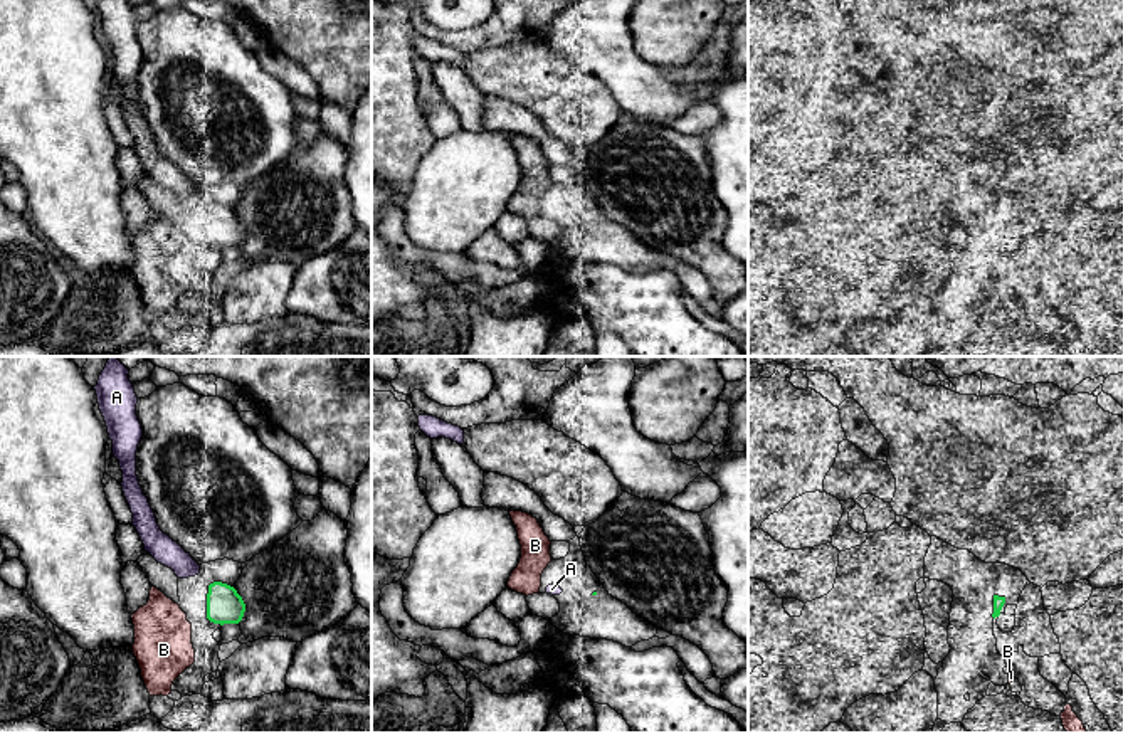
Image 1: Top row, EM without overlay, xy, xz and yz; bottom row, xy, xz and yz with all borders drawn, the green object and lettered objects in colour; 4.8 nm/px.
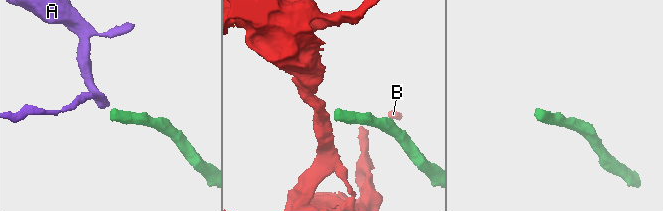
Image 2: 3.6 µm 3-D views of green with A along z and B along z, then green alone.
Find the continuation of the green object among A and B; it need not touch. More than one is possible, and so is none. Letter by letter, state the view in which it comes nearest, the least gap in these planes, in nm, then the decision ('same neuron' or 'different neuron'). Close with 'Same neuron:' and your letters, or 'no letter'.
A: nearest in xy; 80 nm apart; same neuron
B: nearest in xy; 90 nm apart; different neuron
Same neuron: A

